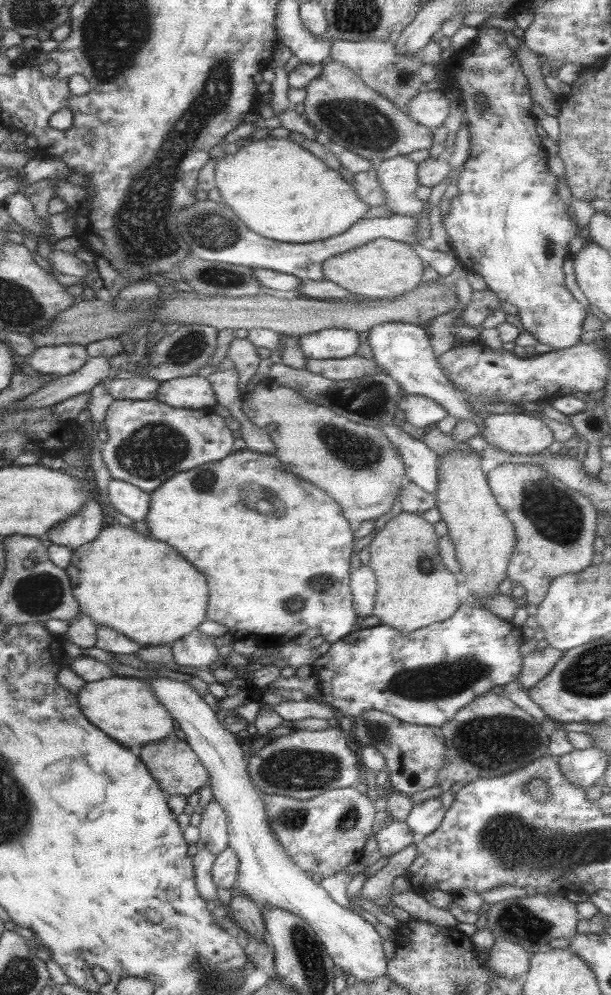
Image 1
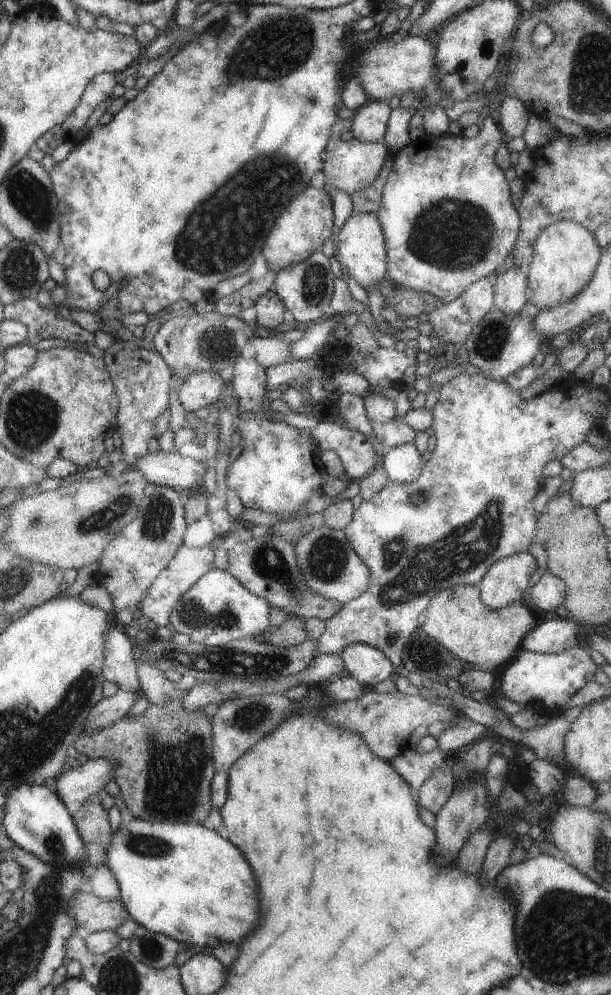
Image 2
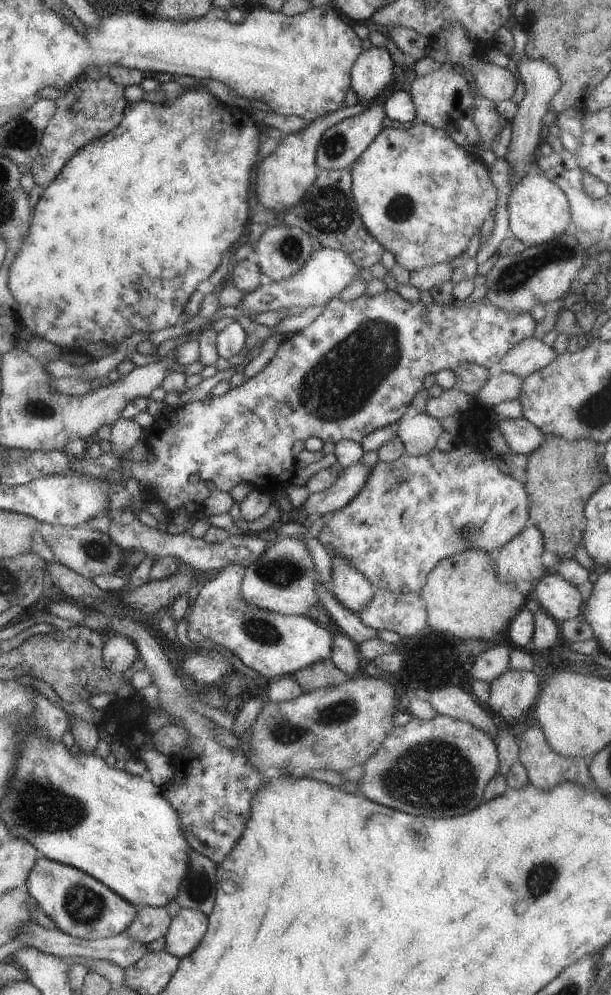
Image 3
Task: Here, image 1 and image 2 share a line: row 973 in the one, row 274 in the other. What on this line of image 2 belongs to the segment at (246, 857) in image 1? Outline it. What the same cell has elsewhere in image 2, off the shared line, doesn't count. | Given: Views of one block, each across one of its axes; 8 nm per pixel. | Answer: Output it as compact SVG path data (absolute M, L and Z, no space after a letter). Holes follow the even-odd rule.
M375 212L351 214L335 239L336 252L334 258L343 268L346 278L354 278L364 290L380 284L386 276L386 242L380 220Z

